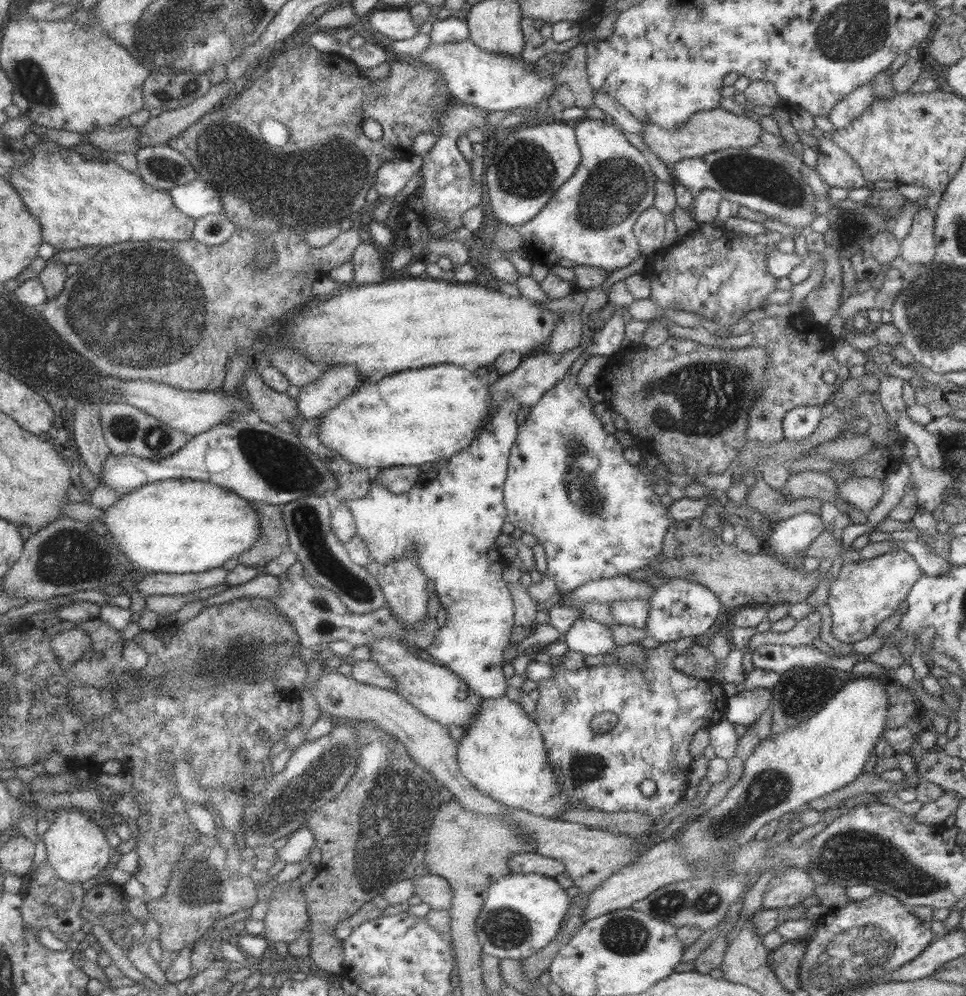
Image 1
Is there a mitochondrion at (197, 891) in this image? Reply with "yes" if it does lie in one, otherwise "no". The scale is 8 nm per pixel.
yes

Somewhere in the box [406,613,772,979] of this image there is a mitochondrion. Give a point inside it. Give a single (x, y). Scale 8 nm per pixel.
(671, 902)

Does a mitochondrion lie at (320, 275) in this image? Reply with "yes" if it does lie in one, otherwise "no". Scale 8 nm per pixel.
no

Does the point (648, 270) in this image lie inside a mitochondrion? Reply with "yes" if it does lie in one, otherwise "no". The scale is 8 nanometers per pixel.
no

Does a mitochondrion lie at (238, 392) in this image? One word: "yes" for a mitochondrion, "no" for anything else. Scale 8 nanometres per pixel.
no

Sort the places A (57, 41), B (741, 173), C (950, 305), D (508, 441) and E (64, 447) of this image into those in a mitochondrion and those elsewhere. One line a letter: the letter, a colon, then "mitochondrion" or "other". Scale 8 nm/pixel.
A: other
B: mitochondrion
C: mitochondrion
D: other
E: other

